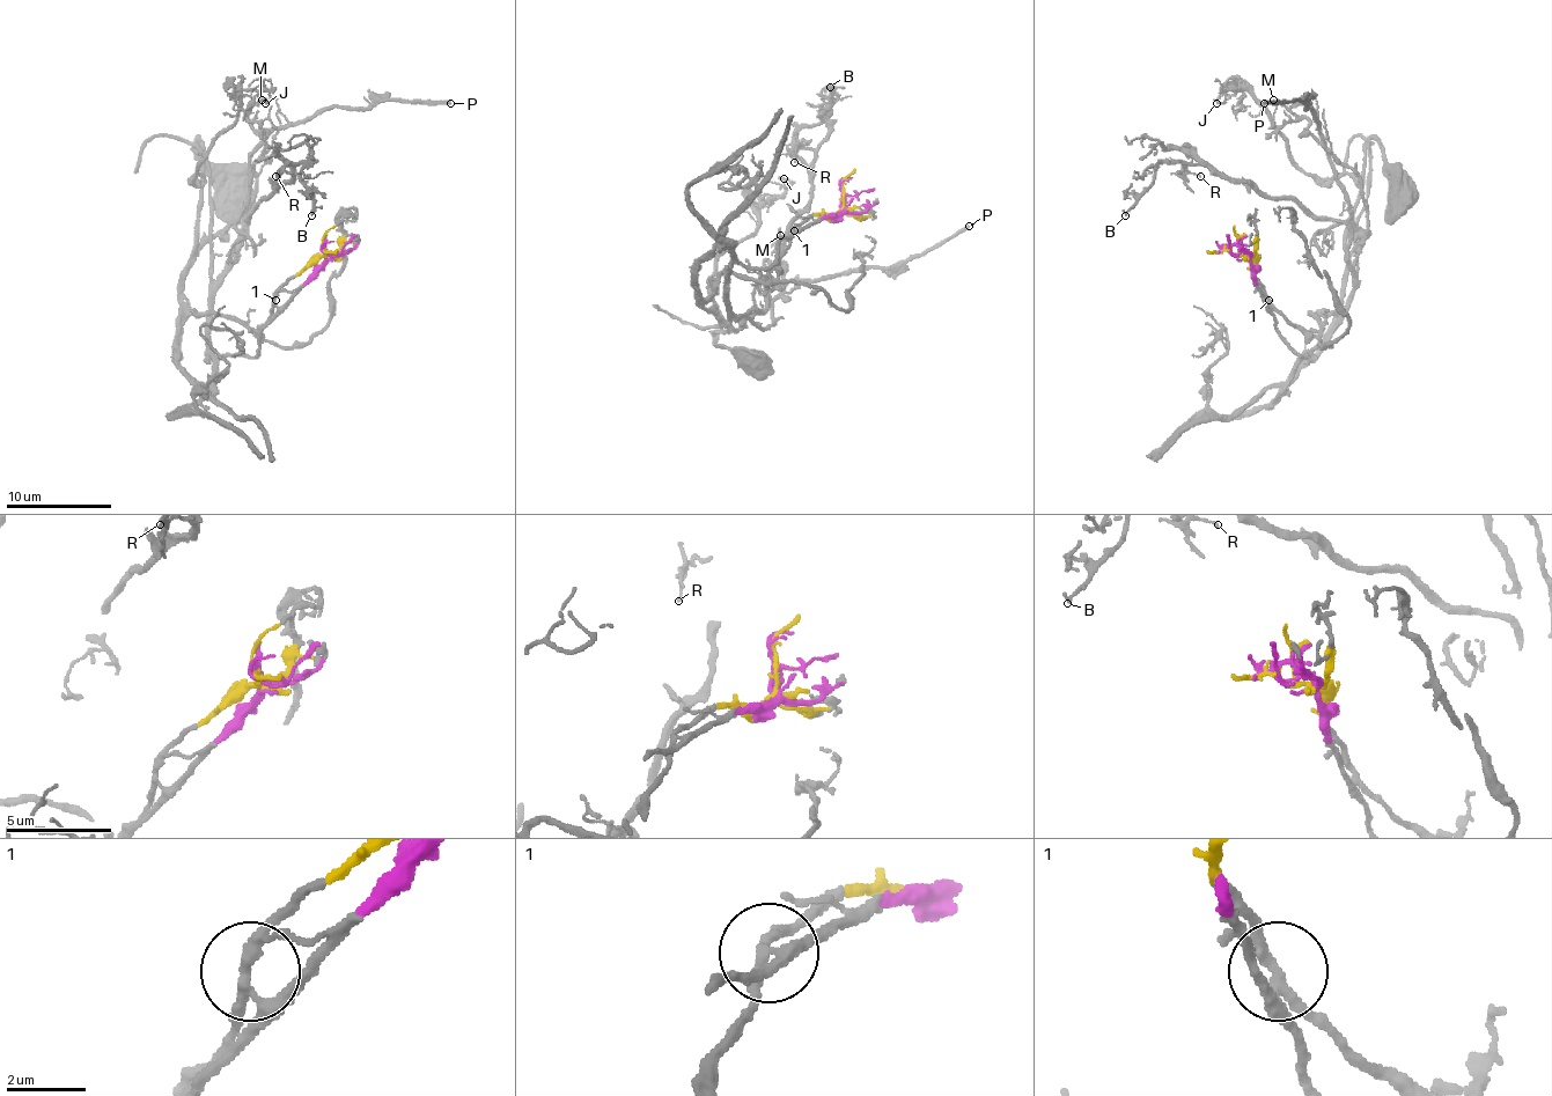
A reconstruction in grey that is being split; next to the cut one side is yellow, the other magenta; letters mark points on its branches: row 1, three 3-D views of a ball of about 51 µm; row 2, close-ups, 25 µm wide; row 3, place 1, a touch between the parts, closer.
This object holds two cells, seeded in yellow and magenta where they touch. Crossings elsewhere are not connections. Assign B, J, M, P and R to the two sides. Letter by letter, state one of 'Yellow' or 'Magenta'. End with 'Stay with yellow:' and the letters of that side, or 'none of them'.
B: Magenta
J: Yellow
M: Magenta
P: Yellow
R: Magenta
Stay with yellow: J, P

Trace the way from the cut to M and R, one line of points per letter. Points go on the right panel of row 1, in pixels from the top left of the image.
M: (1240, 252), (1274, 325), (1303, 358), (1353, 292), (1366, 200), (1306, 118), (1274, 100)
R: (1240, 252), (1274, 325), (1303, 358), (1332, 331), (1353, 292), (1347, 226), (1188, 163), (1200, 176)

